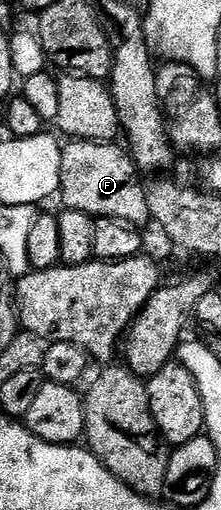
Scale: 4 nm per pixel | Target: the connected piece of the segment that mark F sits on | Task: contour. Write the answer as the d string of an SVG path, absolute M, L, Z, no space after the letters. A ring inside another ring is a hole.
M68 140L62 146L61 155L61 183L59 184L59 197L63 199L66 209L79 210L92 217L107 217L121 219L129 222L136 228L144 228L150 224L151 212L148 209L147 193L143 183L139 183L136 177L136 167L131 159L131 154L126 148L118 149L118 144L105 141L77 141Z

